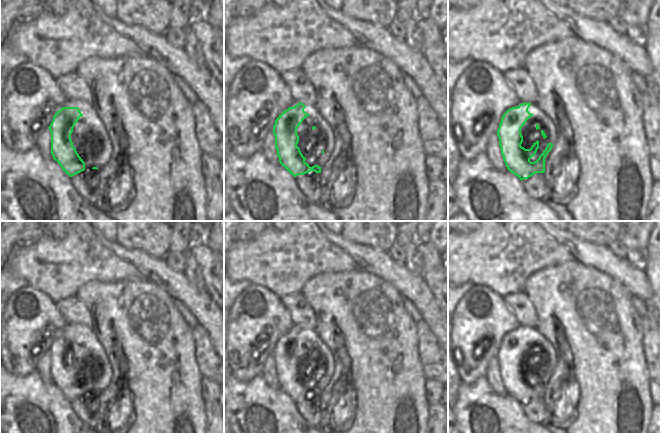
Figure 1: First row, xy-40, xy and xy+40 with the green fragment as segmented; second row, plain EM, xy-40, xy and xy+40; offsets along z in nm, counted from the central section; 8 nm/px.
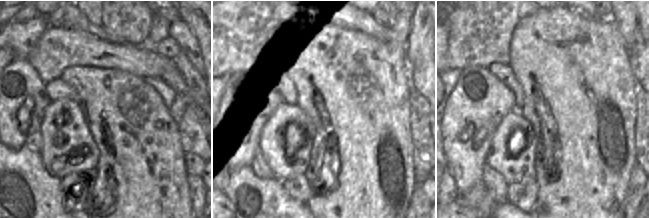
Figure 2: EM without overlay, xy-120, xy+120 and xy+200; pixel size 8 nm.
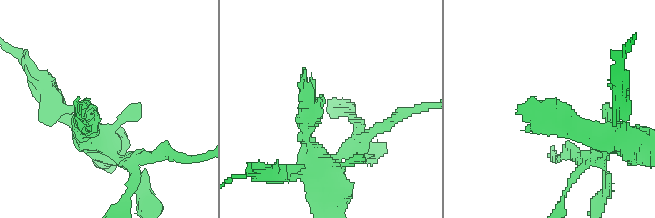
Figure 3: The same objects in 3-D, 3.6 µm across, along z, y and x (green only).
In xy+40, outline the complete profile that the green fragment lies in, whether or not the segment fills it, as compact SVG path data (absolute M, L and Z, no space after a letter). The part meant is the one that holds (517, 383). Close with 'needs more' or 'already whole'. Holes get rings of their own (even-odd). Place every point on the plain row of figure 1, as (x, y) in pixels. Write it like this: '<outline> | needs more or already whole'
M523 325L503 338L497 360L505 390L521 405L545 396L545 385L557 366L557 354L551 343L537 329Z | needs more

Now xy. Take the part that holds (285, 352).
M293 325L290 331L277 341L273 350L273 358L279 386L294 401L311 395L321 397L321 391L327 386L335 370L333 356L327 345L319 338L316 330L299 325Z | needs more

